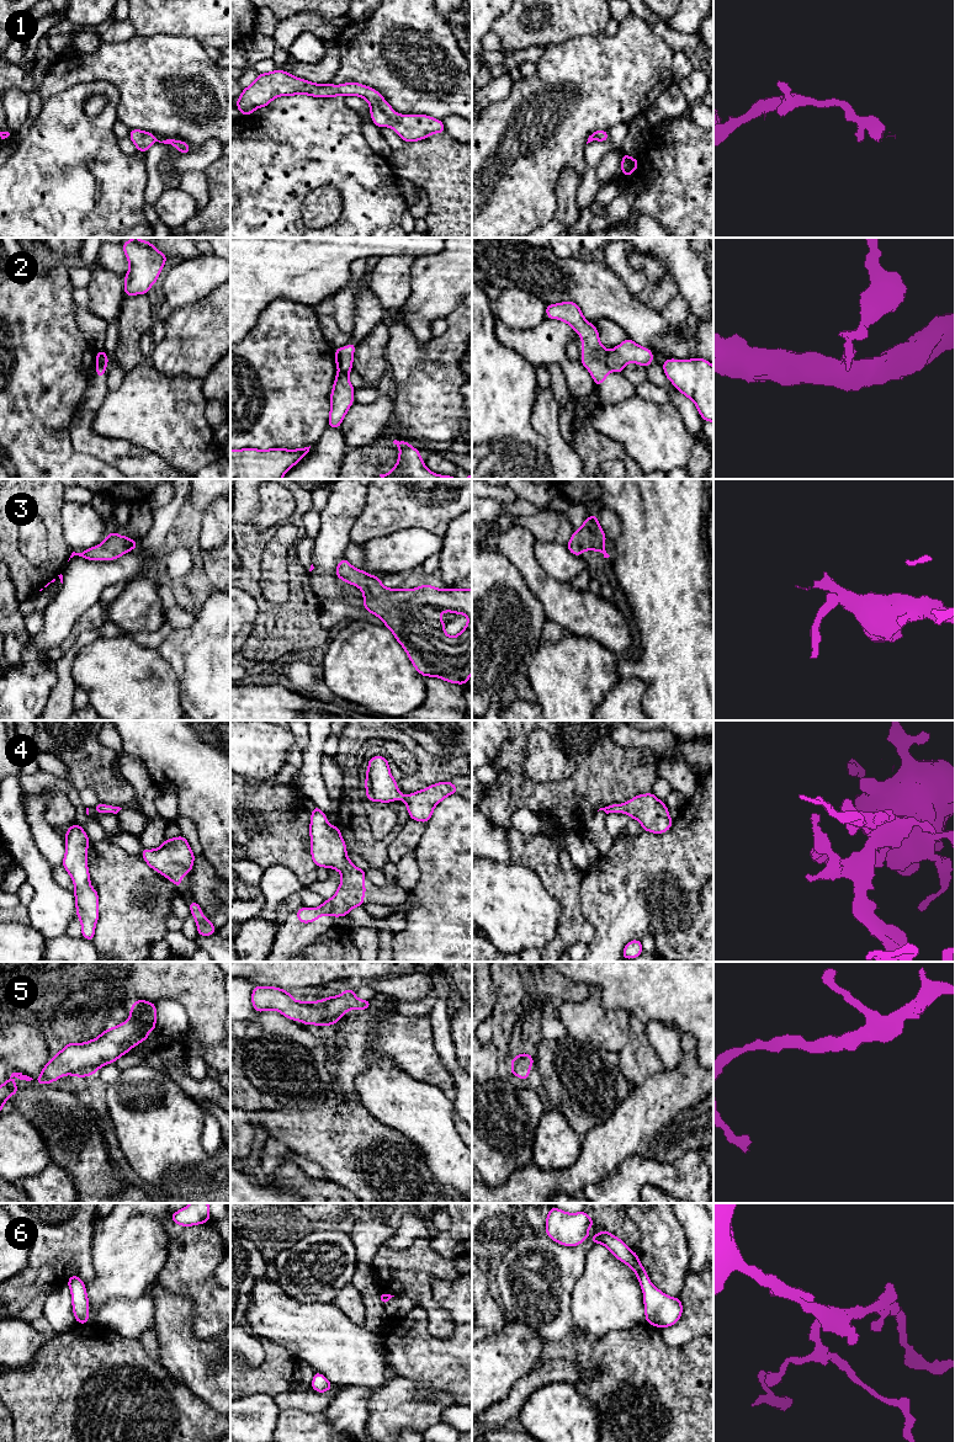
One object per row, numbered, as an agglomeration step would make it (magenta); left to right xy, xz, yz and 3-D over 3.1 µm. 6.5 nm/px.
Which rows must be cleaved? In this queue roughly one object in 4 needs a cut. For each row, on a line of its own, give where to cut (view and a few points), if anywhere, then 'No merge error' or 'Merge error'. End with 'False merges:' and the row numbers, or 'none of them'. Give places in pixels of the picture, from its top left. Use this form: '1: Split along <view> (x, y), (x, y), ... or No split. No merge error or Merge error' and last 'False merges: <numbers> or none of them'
1: No split. No merge error
2: Split along yz (606, 351), (606, 366), (609, 370). Merge error
3: No split. No merge error
4: No split. No merge error
5: No split. No merge error
6: No split. No merge error
False merges: 2

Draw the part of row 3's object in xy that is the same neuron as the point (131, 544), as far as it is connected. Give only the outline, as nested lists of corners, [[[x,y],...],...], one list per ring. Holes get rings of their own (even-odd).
[[[110,532],[107,538],[101,544],[86,549],[81,553],[73,552],[69,560],[74,555],[79,555],[89,560],[113,560],[137,547],[138,543],[136,543],[133,539],[126,536],[122,537],[118,533]]]

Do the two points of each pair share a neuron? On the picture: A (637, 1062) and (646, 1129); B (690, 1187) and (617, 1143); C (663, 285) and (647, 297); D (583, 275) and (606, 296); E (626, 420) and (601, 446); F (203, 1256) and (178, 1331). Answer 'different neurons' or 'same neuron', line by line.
A: different neurons
B: different neurons
C: same neuron
D: same neuron
E: different neurons
F: different neurons

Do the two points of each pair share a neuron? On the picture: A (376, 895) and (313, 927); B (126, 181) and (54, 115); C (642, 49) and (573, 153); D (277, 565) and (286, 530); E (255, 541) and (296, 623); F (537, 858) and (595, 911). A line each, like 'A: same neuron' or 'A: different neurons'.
A: same neuron
B: same neuron
C: same neuron
D: same neuron
E: same neuron
F: different neurons

